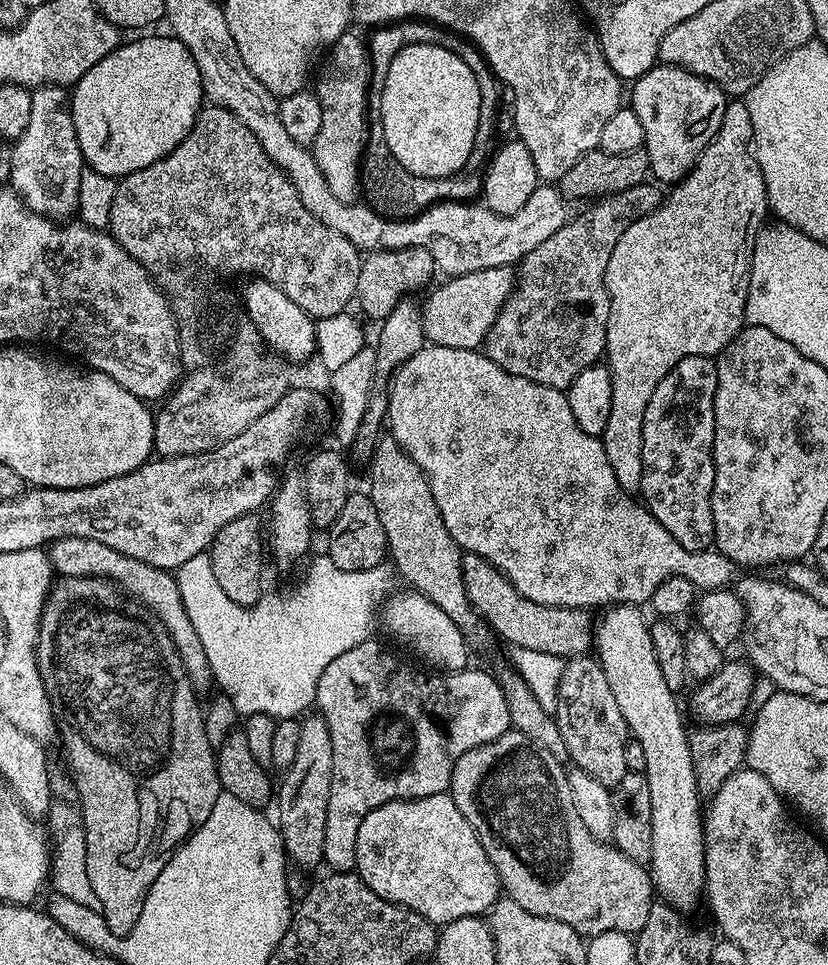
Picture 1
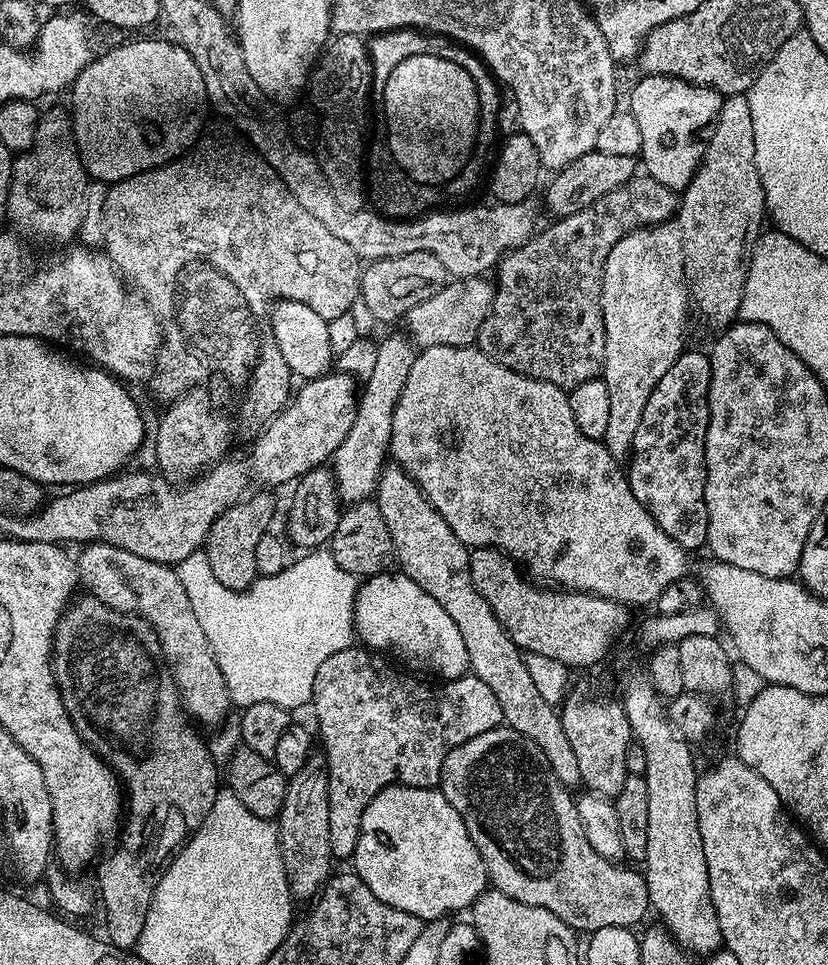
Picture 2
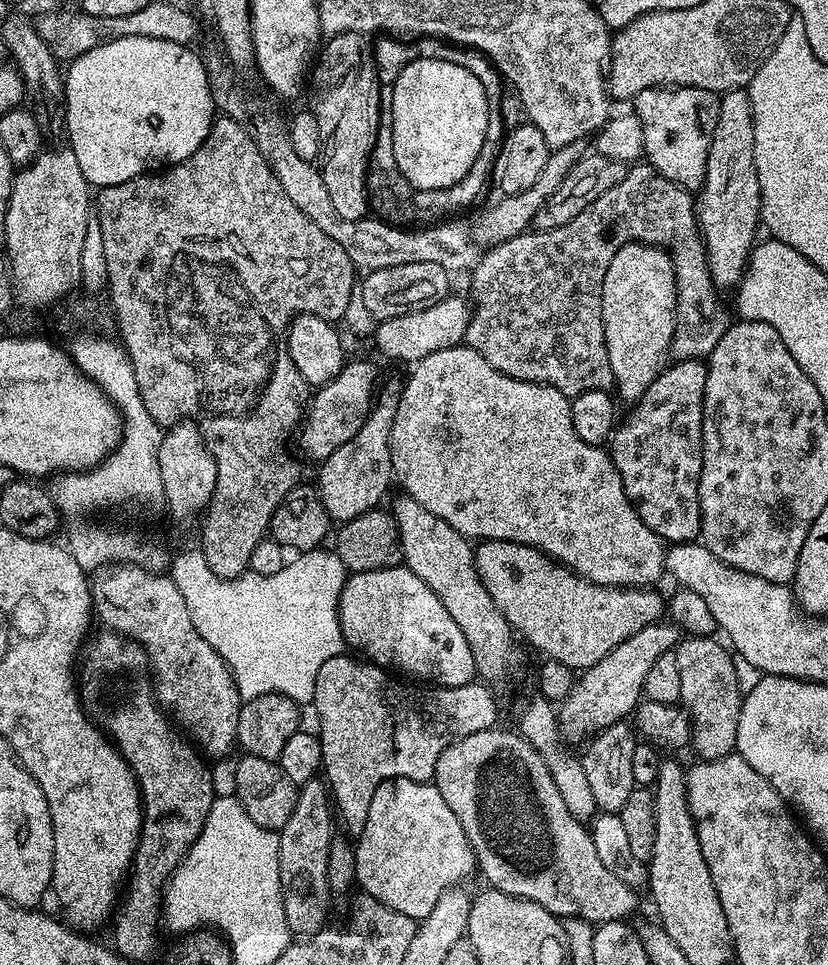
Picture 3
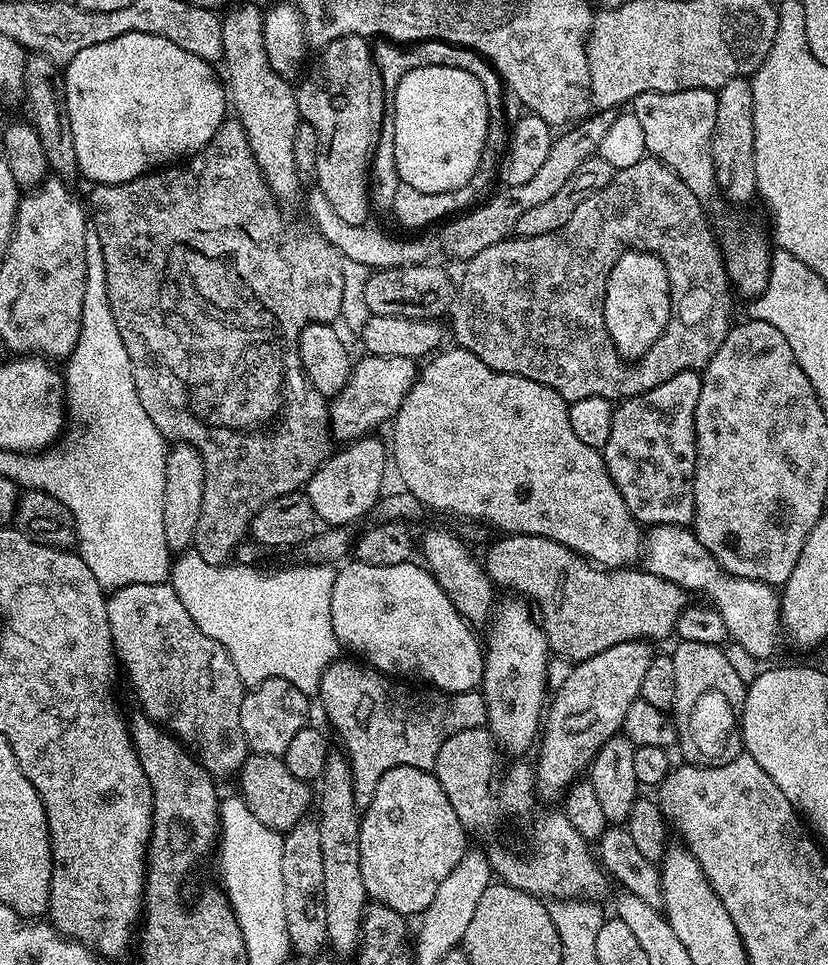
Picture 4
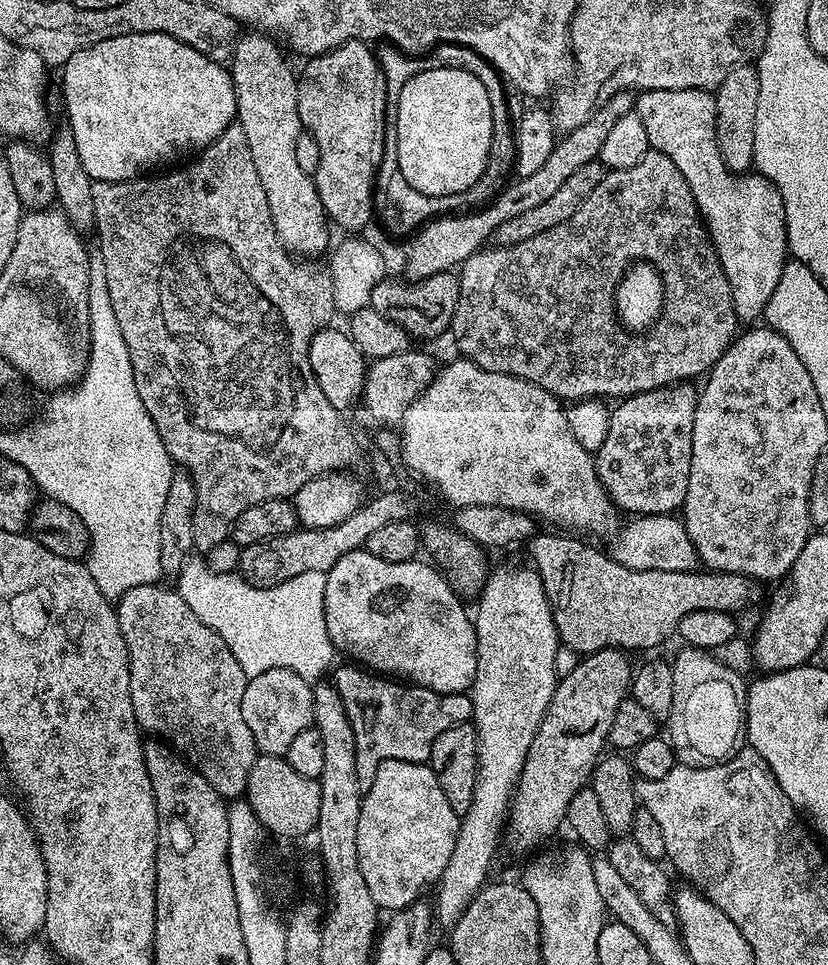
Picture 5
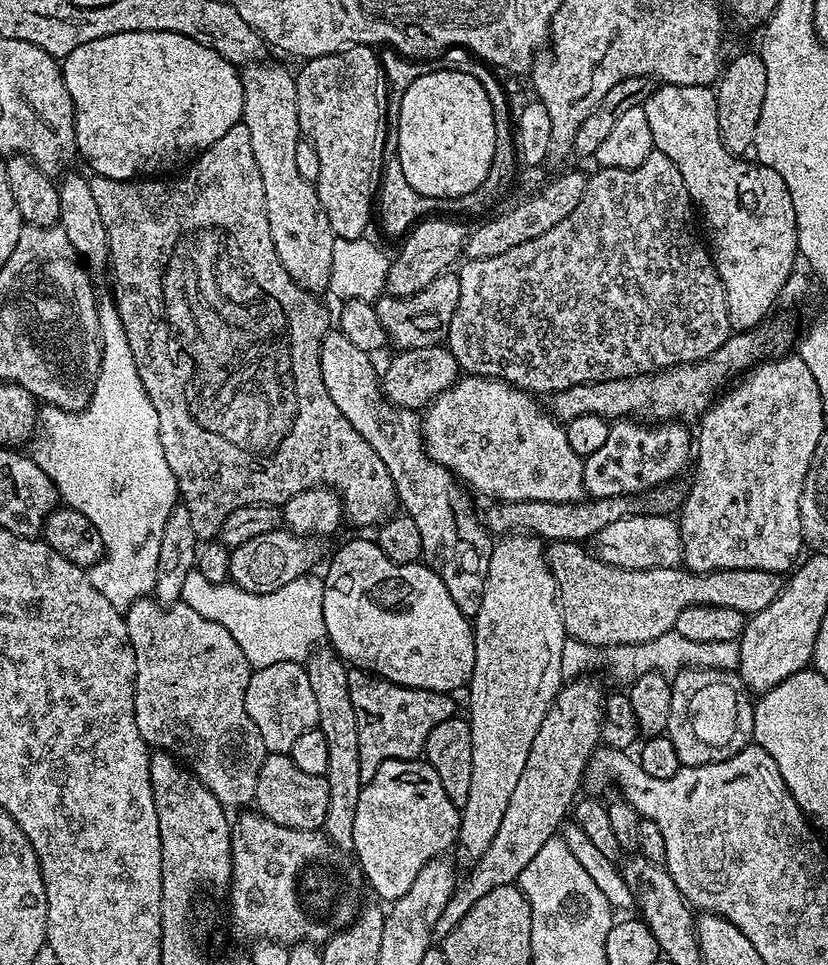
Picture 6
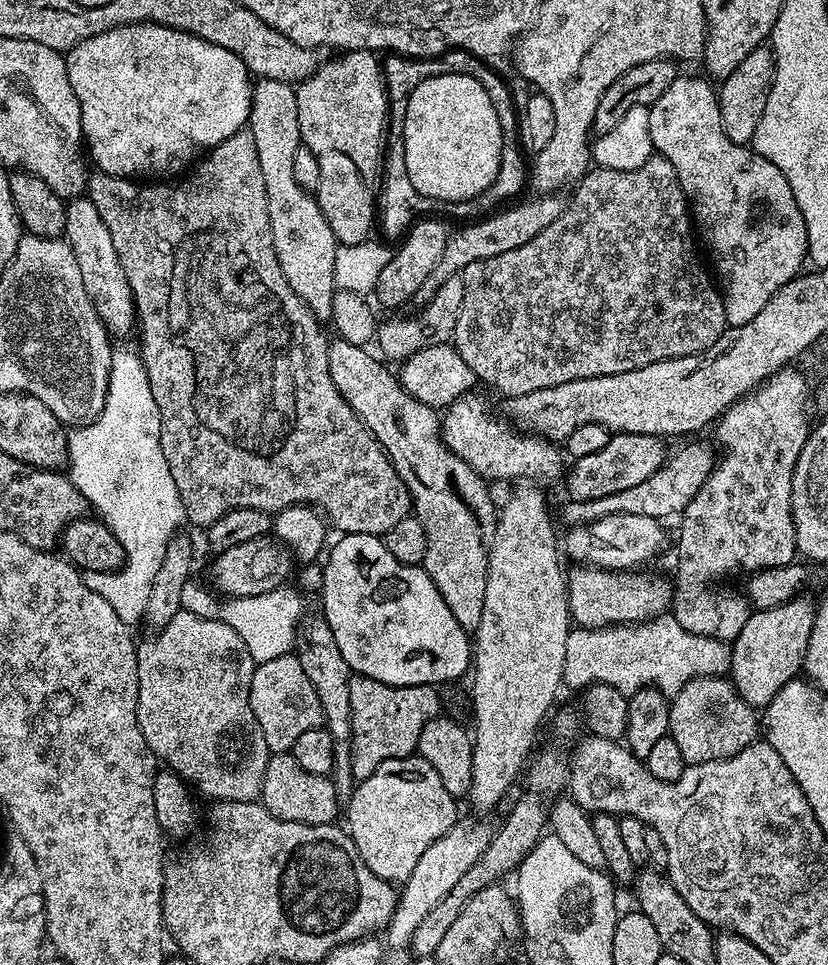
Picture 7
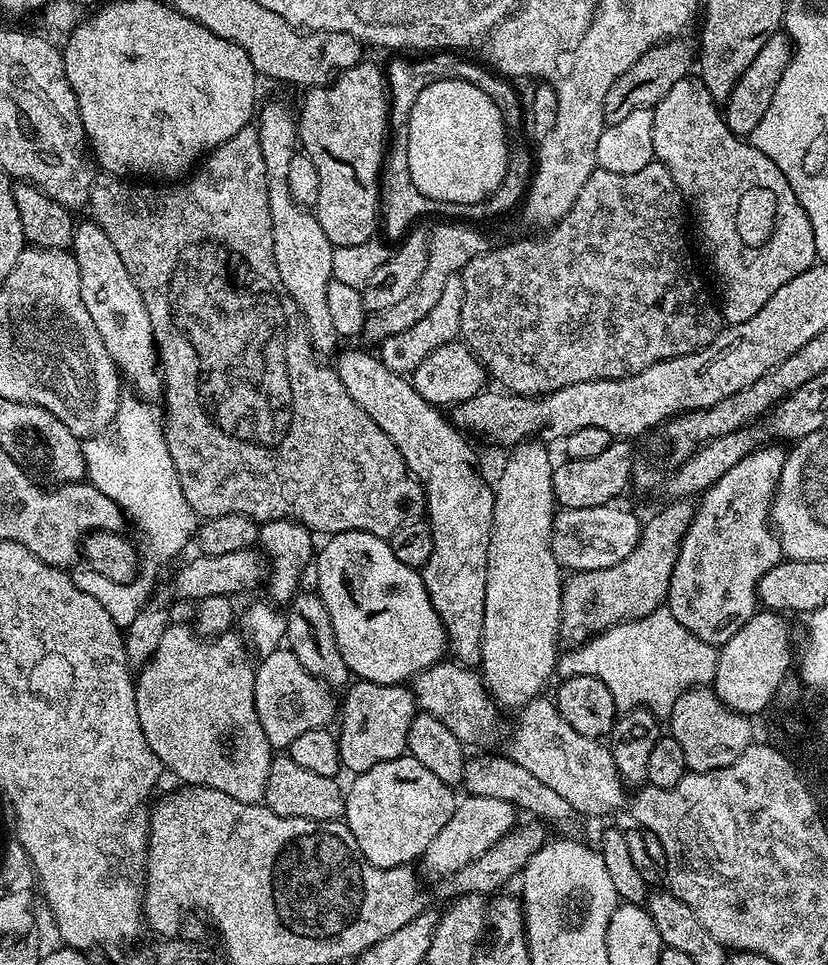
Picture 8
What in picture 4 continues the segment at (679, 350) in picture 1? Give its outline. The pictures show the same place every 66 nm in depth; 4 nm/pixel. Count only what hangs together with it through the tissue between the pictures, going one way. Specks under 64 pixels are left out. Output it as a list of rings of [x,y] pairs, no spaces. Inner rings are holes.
[[[739,76],[716,92],[718,110],[712,131],[712,161],[719,195],[732,204],[744,204],[757,195],[754,170],[754,94],[751,79]],[[623,252],[610,270],[604,295],[606,330],[622,359],[635,362],[647,354],[650,346],[666,330],[672,319],[672,301],[668,299],[668,271],[653,252]]]

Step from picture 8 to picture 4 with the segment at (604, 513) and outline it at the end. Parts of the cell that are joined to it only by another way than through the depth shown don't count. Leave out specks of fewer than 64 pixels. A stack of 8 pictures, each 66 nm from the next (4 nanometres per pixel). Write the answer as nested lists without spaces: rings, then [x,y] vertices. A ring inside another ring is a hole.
[[[661,524],[649,527],[642,540],[642,564],[647,572],[654,574],[658,578],[673,580],[673,582],[691,593],[701,592],[702,595],[708,596],[709,601],[707,600],[707,603],[720,613],[729,637],[738,646],[743,646],[746,650],[750,650],[750,654],[754,654],[757,660],[764,662],[767,661],[767,656],[775,654],[776,643],[782,640],[780,598],[777,589],[771,583],[765,582],[763,584],[760,581],[763,579],[753,578],[748,574],[726,571],[712,557],[710,550],[706,550],[706,546],[702,546],[702,542],[698,542],[695,531],[691,527],[662,526]]]

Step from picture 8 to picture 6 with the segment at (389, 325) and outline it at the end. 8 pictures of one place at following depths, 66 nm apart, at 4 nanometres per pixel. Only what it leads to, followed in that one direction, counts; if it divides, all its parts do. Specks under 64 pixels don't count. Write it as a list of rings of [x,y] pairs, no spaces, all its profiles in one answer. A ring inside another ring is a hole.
[[[568,172],[565,176],[558,177],[553,184],[546,185],[537,196],[532,196],[529,200],[514,205],[512,212],[501,211],[496,214],[501,214],[501,216],[493,215],[477,223],[480,225],[477,226],[476,232],[474,228],[466,241],[467,259],[494,258],[498,254],[506,254],[506,250],[514,250],[514,246],[522,246],[522,242],[542,238],[546,230],[554,230],[554,226],[558,226],[558,222],[562,222],[566,214],[572,213],[578,206],[578,202],[582,202],[582,194],[586,194],[587,185],[588,176],[585,173]]]

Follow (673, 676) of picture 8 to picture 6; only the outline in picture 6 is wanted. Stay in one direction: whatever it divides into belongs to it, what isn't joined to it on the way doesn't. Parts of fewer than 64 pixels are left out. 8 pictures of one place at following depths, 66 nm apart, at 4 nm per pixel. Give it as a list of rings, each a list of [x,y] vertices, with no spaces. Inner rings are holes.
[[[675,630],[662,634],[662,638],[654,638],[641,644],[618,644],[612,648],[601,649],[592,647],[586,642],[578,642],[571,638],[565,639],[562,646],[562,674],[564,680],[574,680],[577,676],[591,673],[592,667],[604,656],[604,664],[608,672],[616,680],[631,682],[642,674],[662,672],[675,674],[683,668],[717,668],[723,672],[736,672],[740,666],[739,640],[726,642],[694,642],[690,638],[682,638]]]

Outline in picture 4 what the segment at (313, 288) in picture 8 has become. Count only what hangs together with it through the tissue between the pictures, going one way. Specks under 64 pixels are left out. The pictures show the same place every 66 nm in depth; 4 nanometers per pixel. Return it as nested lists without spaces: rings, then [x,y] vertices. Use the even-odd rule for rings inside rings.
[[[236,4],[228,13],[223,13],[220,25],[226,95],[234,112],[236,108],[235,115],[246,130],[254,162],[258,162],[258,170],[272,195],[280,202],[292,200],[300,192],[302,179],[300,168],[294,162],[294,130],[298,130],[302,122],[296,88],[287,84],[289,81],[274,70],[267,58],[261,9],[252,4]]]

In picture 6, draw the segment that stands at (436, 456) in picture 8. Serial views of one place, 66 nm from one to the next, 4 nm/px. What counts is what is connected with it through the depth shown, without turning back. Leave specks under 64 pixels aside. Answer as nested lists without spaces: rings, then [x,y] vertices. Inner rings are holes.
[[[338,330],[329,331],[328,335],[320,341],[320,369],[322,370],[322,382],[326,382],[326,394],[338,410],[374,446],[374,454],[386,462],[386,470],[390,470],[390,478],[396,487],[396,499],[399,507],[418,525],[418,535],[422,538],[422,560],[428,567],[434,569],[438,578],[450,590],[450,598],[458,605],[458,610],[469,618],[474,618],[482,606],[482,594],[486,586],[486,574],[490,566],[490,554],[494,543],[493,537],[482,523],[481,517],[472,513],[473,497],[466,491],[465,485],[457,480],[455,474],[446,466],[434,462],[428,457],[424,448],[424,429],[422,420],[413,409],[397,408],[395,404],[385,400],[382,391],[382,380],[378,375],[378,368],[372,365],[373,357],[369,353],[358,350],[350,338],[346,338]]]

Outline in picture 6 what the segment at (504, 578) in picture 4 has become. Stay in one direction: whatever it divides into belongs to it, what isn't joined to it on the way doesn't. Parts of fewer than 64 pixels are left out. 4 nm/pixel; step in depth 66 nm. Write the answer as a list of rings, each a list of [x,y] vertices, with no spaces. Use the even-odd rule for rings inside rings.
[[[551,541],[547,545],[548,565],[556,579],[556,595],[565,633],[578,642],[586,642],[598,649],[612,648],[618,644],[641,644],[662,634],[673,631],[678,614],[687,608],[729,608],[751,618],[774,598],[780,596],[782,576],[771,568],[718,568],[714,572],[689,572],[683,566],[675,568],[619,568],[602,562],[595,551],[584,549],[583,543],[574,541]]]

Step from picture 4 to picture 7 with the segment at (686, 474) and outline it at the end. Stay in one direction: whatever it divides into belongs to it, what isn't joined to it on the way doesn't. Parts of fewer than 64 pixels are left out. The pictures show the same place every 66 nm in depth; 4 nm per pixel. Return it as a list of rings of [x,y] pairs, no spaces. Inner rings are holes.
[[[617,432],[612,435],[610,442],[602,446],[595,454],[586,454],[586,458],[572,460],[566,472],[568,480],[568,496],[573,500],[588,500],[604,498],[606,495],[617,494],[620,490],[627,490],[630,486],[635,486],[638,482],[645,482],[658,469],[664,466],[666,453],[664,454],[665,441],[658,436],[643,436],[642,434],[626,434]]]

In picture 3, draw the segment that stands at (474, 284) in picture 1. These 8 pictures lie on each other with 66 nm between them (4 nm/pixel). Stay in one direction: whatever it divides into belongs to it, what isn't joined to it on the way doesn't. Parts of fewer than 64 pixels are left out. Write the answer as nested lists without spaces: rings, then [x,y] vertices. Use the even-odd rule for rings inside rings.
[[[449,294],[443,300],[434,302],[425,308],[414,310],[410,314],[398,314],[394,318],[379,321],[374,328],[376,348],[392,360],[415,362],[434,354],[434,350],[446,350],[464,344],[466,326],[472,317],[473,307],[467,299]]]

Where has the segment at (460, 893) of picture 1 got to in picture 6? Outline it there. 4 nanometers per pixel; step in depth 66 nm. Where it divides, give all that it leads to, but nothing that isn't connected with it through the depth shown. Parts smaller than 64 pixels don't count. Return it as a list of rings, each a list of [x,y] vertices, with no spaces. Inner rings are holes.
[[[423,759],[387,760],[378,766],[374,778],[363,781],[358,794],[358,810],[354,810],[354,842],[350,848],[356,851],[354,860],[367,887],[369,884],[381,896],[381,901],[391,902],[402,898],[402,894],[414,886],[418,870],[422,870],[422,866],[431,860],[443,857],[444,851],[457,843],[459,835],[460,808],[446,798],[446,790],[442,790],[438,774],[434,774],[432,767]]]

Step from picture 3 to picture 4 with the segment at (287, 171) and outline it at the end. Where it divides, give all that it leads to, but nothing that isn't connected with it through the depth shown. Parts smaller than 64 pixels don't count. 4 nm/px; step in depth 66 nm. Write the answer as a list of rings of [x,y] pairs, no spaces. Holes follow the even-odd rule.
[[[319,186],[313,187],[308,196],[308,216],[312,219],[311,227],[329,240],[344,260],[362,262],[369,270],[403,268],[406,264],[423,264],[429,259],[428,248],[420,240],[400,241],[398,237],[387,236],[382,229],[372,228],[368,224],[342,222],[342,218],[334,214],[334,206],[326,202],[326,194],[322,194]]]

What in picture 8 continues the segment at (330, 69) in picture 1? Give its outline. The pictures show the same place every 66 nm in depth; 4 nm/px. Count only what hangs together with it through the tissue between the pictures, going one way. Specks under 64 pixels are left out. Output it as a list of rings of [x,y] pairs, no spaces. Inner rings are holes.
[[[368,58],[336,73],[327,84],[312,86],[304,96],[304,105],[298,108],[298,140],[302,150],[318,170],[318,202],[314,205],[316,221],[322,226],[333,248],[358,246],[373,239],[378,232],[380,216],[380,174],[386,159],[386,141],[390,136],[388,114],[389,85],[383,67],[371,64]]]

